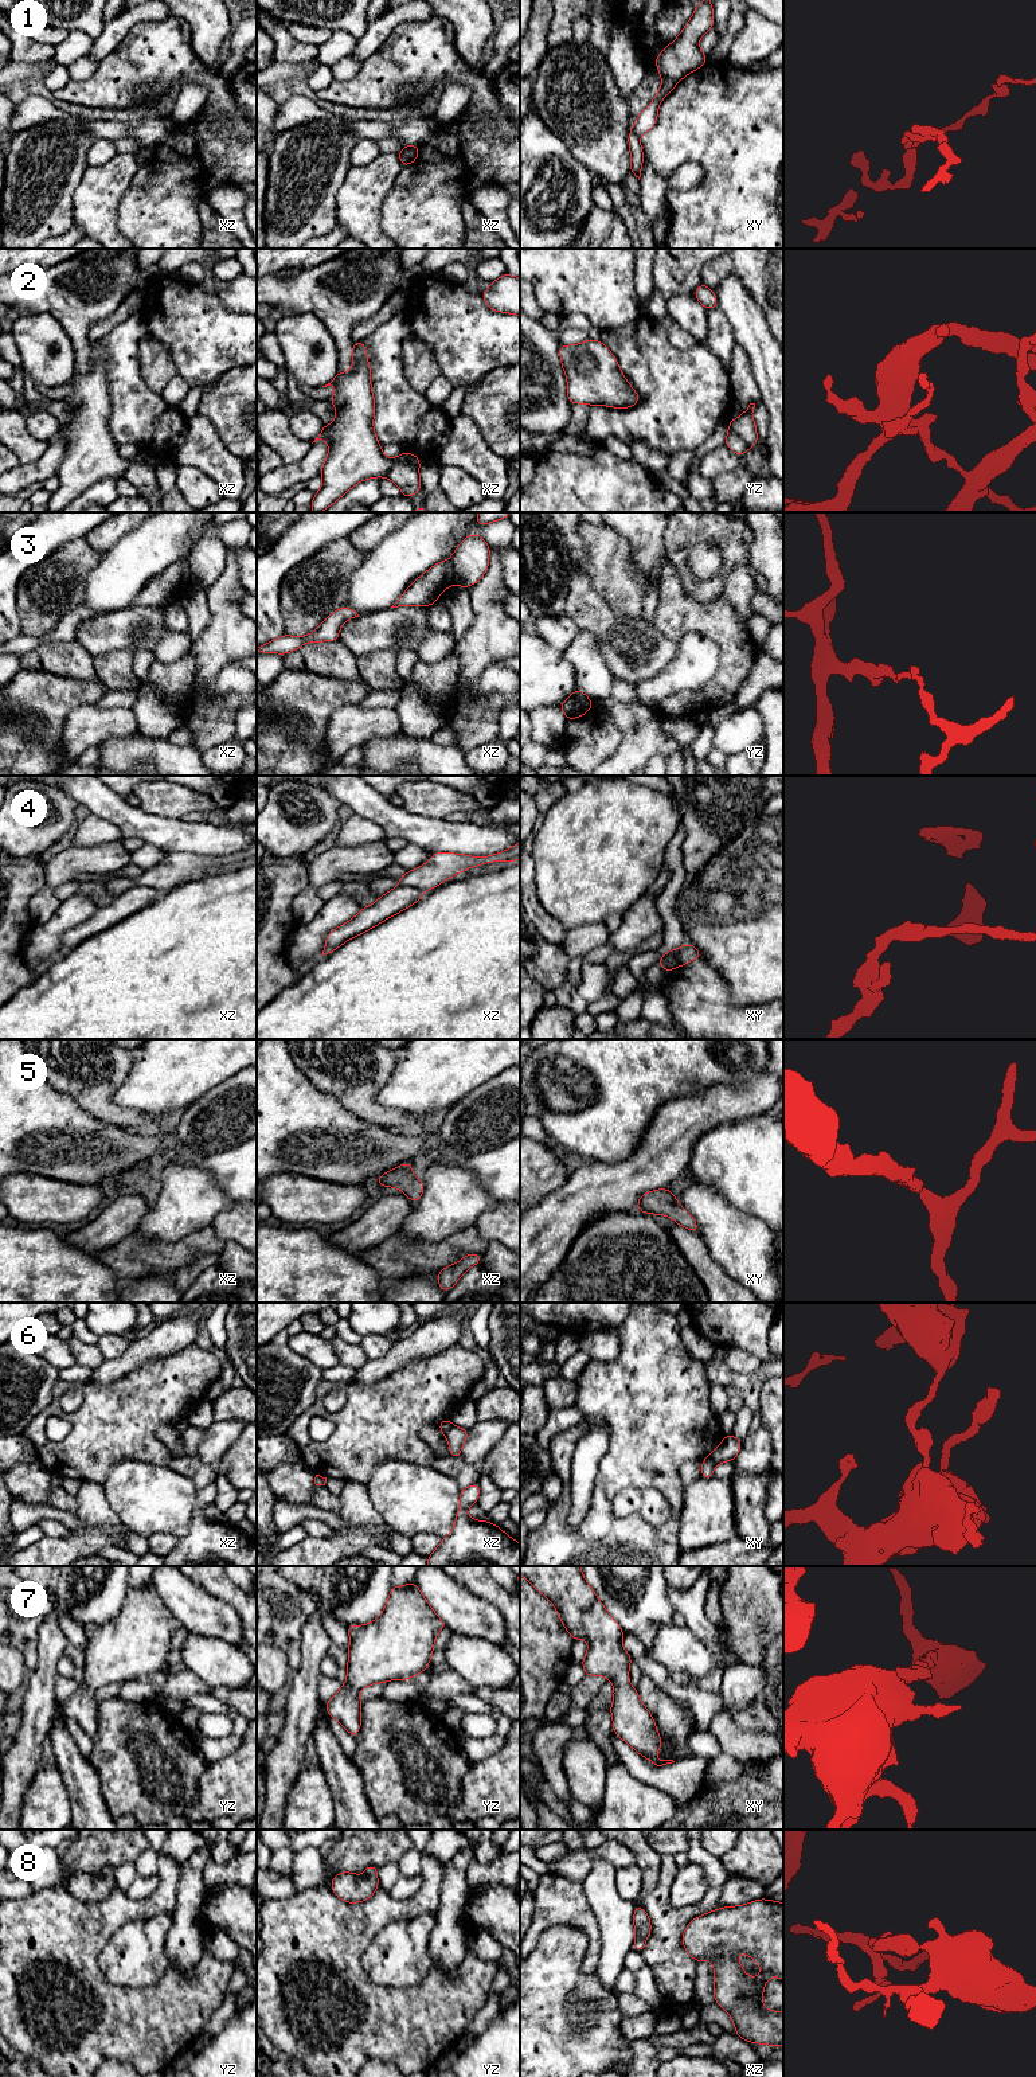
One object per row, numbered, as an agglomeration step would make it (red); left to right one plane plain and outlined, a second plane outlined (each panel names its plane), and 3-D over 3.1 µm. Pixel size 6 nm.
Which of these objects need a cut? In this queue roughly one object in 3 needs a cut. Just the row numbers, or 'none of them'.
1, 2, 3, 4, 6

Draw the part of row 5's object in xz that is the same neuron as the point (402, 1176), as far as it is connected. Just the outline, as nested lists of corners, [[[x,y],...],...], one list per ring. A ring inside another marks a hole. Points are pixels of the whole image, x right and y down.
[[[402,1163],[396,1168],[376,1178],[379,1187],[395,1187],[402,1190],[413,1205],[418,1203],[423,1191],[423,1180],[418,1180],[413,1175],[413,1163]]]

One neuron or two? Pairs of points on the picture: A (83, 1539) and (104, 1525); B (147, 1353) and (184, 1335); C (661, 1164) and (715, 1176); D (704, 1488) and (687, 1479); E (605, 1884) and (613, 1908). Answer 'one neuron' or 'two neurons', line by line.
A: one neuron
B: one neuron
C: two neurons
D: two neurons
E: one neuron

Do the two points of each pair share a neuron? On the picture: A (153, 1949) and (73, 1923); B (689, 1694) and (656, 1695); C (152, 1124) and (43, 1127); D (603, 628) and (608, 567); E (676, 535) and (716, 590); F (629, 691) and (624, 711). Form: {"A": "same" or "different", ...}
{"A": "different", "B": "different", "C": "different", "D": "different", "E": "same", "F": "different"}

